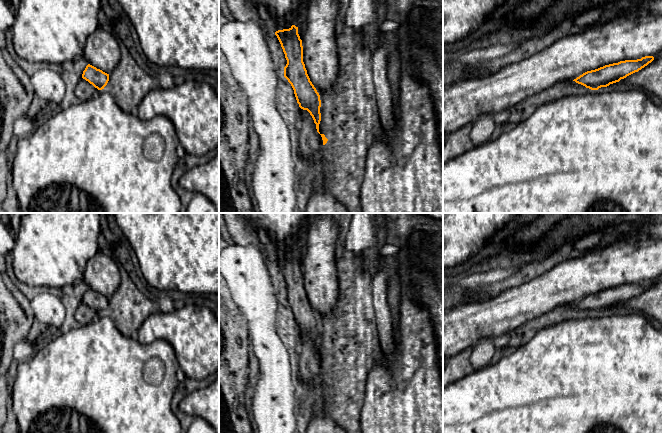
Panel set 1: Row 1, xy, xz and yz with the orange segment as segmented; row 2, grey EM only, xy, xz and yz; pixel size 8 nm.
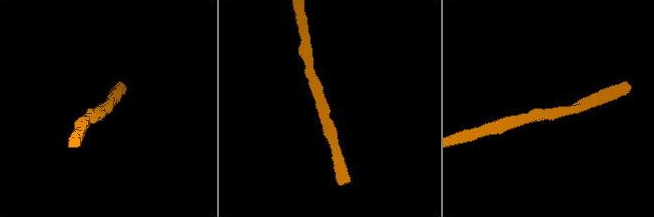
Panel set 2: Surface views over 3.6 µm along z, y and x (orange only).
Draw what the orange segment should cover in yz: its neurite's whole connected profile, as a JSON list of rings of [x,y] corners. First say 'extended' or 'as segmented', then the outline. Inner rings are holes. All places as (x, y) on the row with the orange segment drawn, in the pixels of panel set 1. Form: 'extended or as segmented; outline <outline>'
as segmented; outline [[[645,56],[637,60],[625,60],[587,71],[574,79],[578,84],[591,90],[598,90],[638,72],[654,60],[653,56]]]

